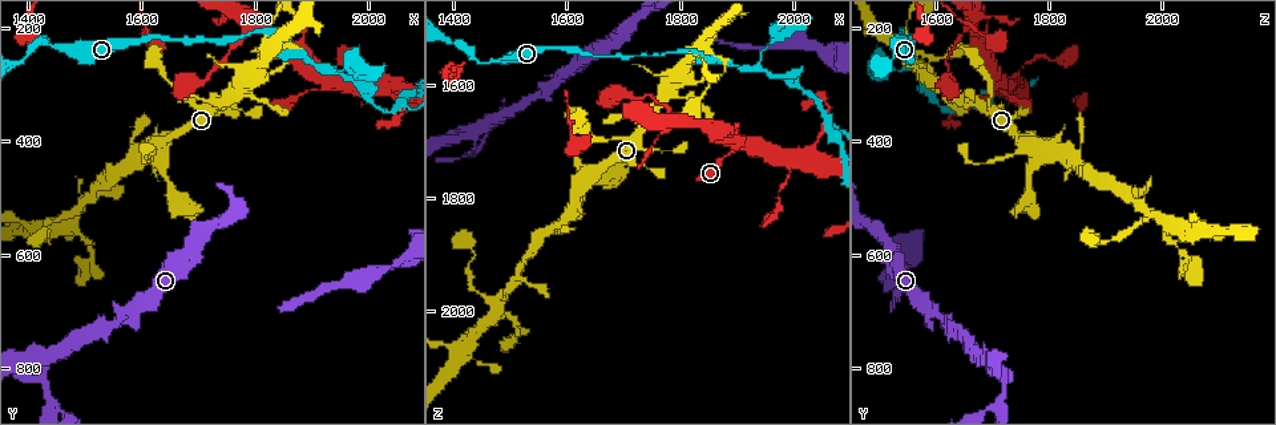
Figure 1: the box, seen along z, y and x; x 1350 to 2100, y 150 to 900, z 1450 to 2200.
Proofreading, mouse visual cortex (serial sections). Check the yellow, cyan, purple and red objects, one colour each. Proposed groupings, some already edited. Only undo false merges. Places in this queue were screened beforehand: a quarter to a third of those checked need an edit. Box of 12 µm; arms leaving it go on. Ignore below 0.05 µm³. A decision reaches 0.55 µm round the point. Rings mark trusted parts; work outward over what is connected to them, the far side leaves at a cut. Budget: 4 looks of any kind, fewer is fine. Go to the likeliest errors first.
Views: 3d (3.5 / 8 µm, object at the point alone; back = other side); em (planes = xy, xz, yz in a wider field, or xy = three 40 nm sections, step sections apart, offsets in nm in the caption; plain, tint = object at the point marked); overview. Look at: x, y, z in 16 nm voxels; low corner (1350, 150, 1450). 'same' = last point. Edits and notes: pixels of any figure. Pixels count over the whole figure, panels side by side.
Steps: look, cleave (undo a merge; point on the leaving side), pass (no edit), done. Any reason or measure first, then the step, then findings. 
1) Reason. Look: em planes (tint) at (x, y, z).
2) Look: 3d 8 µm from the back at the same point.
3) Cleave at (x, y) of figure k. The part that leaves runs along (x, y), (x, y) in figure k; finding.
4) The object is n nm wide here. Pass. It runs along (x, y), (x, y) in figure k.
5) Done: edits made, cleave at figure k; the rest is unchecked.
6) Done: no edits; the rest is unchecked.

Three arms meet. Look: 3d 3.5 µm at (1450, 855, 1710).

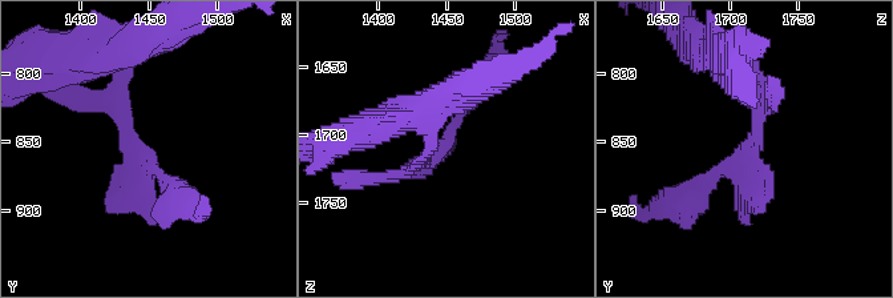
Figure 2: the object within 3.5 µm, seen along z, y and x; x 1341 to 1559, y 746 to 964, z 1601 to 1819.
Look: em xy step 2 (tint) at (1446, 856, 1714).

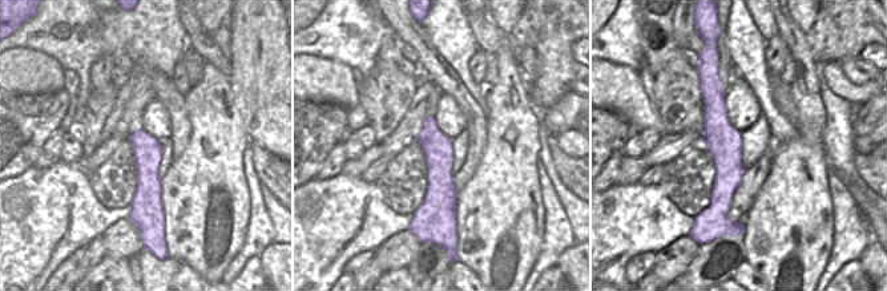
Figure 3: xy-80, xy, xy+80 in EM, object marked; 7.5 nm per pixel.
Pass. All the same cell.

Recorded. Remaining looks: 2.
Look: 3d 3.5 µm at (1820, 200, 1540).

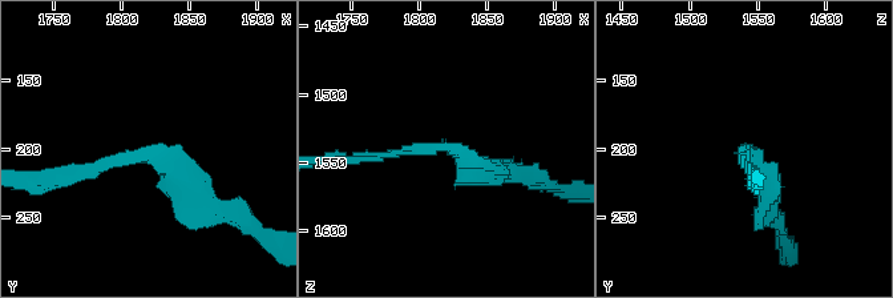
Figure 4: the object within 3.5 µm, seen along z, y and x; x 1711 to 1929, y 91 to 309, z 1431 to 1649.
The arms are 100, 300 nm wide; need the tissue. Look: em planes (tint) at (1822, 202, 1540).

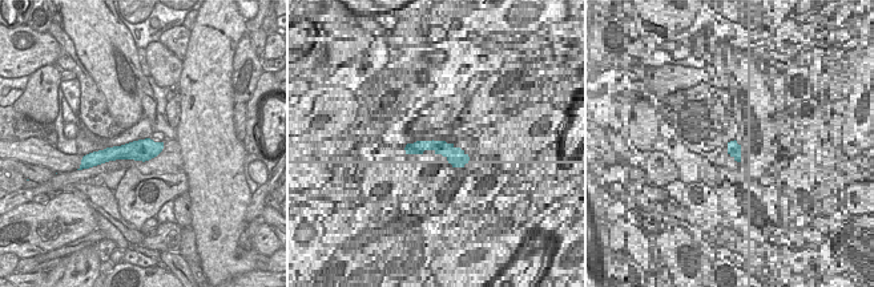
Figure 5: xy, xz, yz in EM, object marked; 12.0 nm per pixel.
Pass. It runs along (160, 145), (153, 149), (97, 157) in figure 5; all the same cell.

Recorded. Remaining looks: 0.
Done: no edits; the rest is unchecked.

